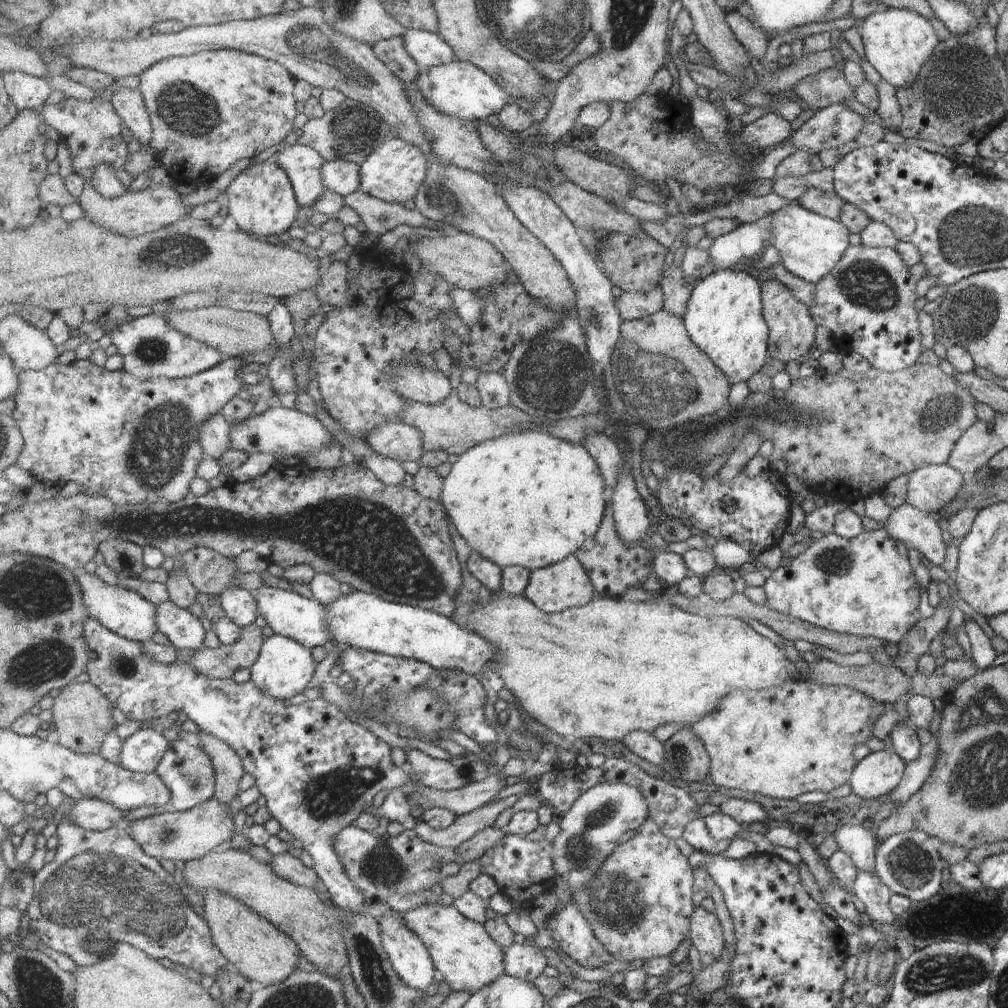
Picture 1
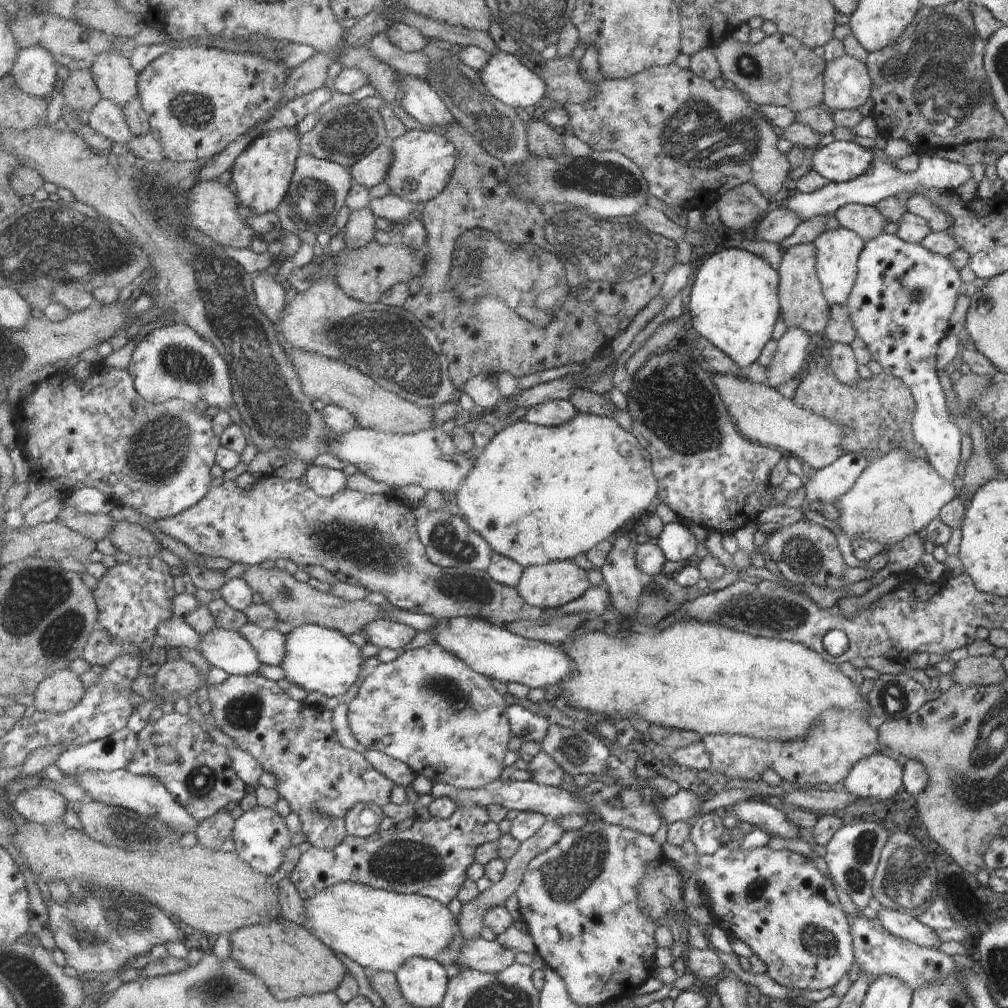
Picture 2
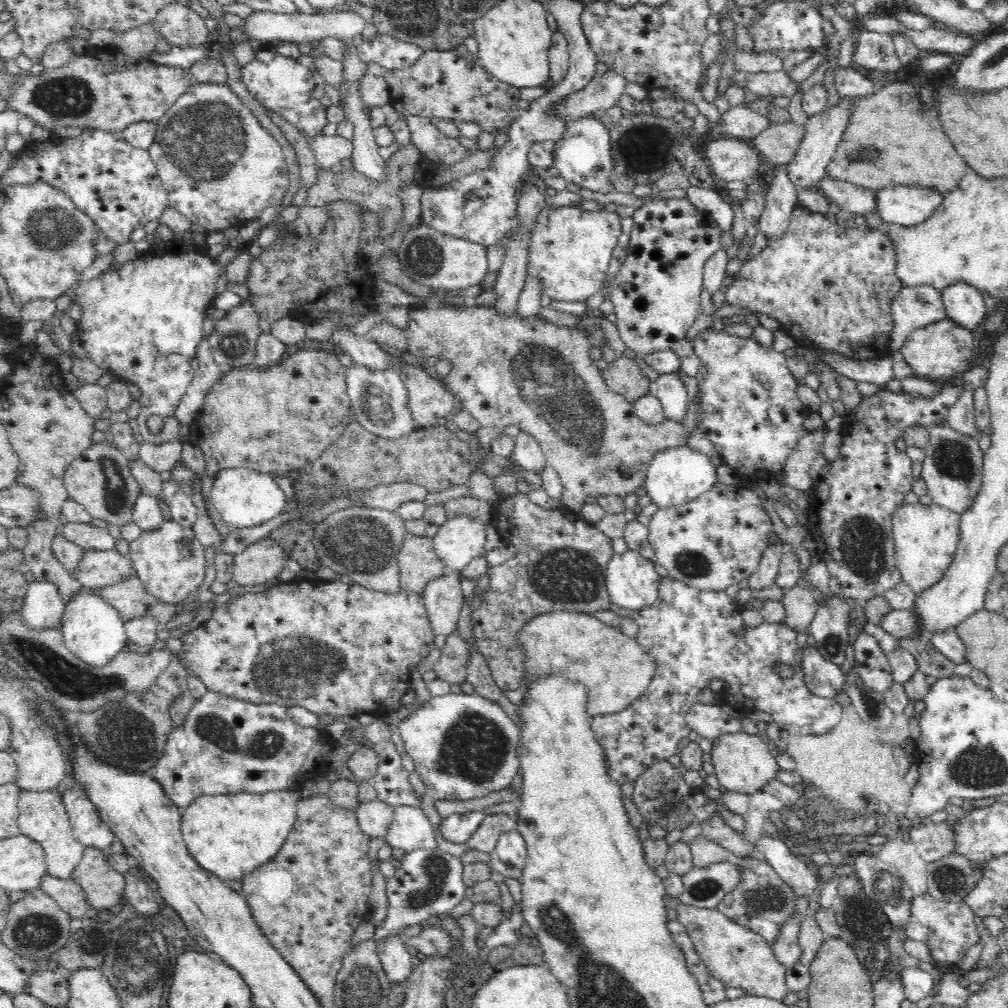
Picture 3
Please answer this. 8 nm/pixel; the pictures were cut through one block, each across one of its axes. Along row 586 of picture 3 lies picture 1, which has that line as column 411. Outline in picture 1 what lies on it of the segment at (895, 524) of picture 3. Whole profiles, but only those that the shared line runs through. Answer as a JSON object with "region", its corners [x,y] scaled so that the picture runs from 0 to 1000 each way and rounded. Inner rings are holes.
{"region":[[[426,896],[412,903],[399,907],[401,916],[423,937],[424,942],[431,951],[433,960],[438,965],[440,973],[445,975],[449,983],[472,985],[490,975],[496,968],[503,966],[500,941],[493,937],[483,922],[476,915],[459,909],[453,900]]]}

